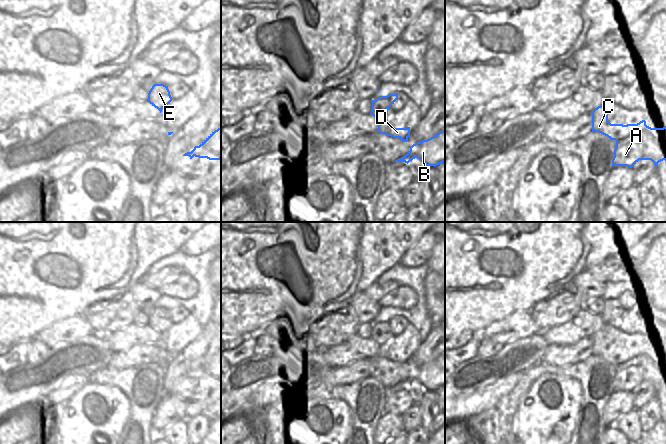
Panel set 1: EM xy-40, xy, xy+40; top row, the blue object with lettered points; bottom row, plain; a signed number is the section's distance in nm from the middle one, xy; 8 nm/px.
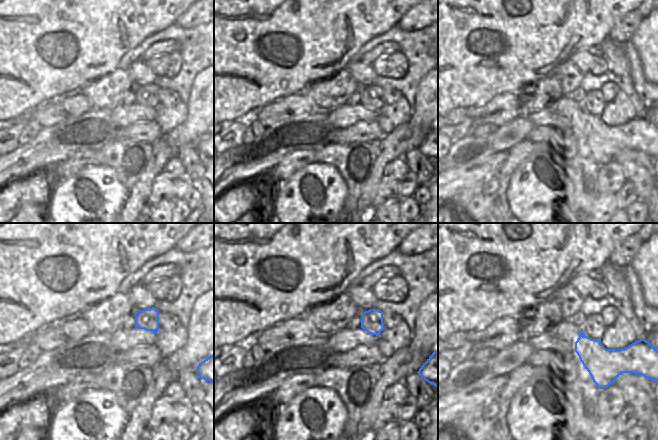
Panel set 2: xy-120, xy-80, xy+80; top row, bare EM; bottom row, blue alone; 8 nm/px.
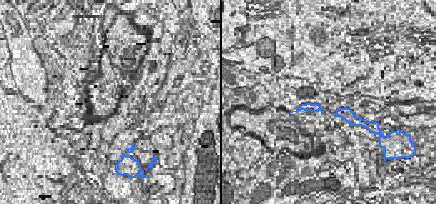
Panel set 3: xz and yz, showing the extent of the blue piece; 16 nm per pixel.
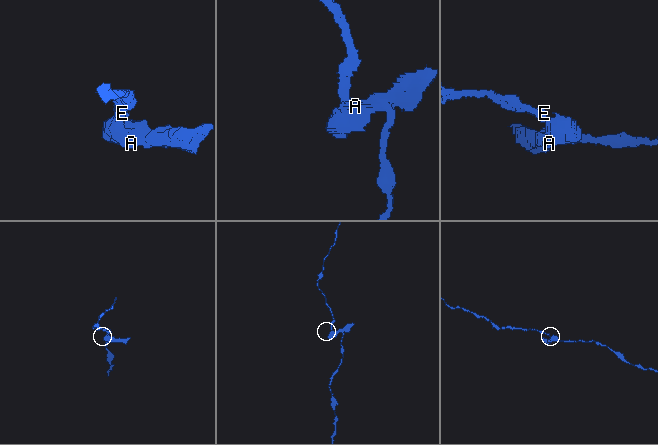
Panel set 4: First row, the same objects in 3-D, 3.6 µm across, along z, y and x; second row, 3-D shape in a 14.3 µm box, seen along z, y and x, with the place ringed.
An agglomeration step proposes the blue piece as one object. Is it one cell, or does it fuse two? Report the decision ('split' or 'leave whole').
leave whole

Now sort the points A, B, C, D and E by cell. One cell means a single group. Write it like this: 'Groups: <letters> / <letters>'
Groups: A B C D E

